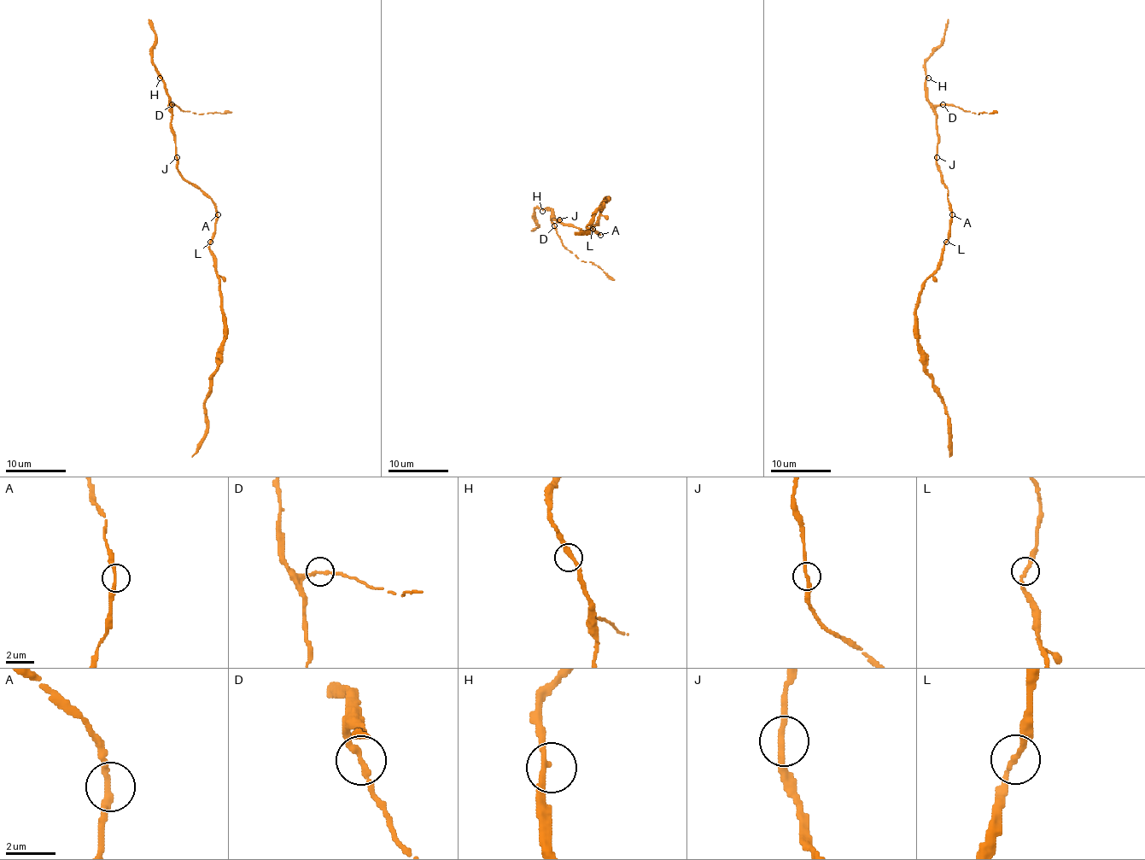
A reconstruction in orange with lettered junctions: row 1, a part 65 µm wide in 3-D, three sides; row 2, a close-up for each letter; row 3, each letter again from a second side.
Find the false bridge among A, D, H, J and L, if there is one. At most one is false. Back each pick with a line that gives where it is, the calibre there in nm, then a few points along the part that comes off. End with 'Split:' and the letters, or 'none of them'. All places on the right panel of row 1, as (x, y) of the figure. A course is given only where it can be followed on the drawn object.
Split: none of them

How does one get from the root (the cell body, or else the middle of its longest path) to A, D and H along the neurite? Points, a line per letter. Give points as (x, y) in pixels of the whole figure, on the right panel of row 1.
A: (950, 235), (952, 214)
D: (950, 235), (952, 208), (948, 200), (948, 189), (937, 166), (938, 134), (935, 107), (943, 104)
H: (950, 235), (952, 208), (948, 200), (948, 189), (937, 166), (938, 134), (935, 110), (926, 93), (928, 78)

